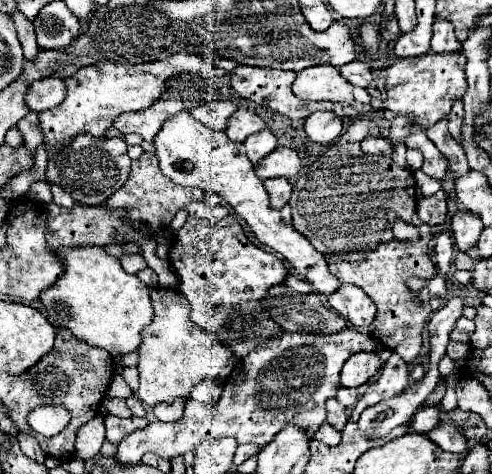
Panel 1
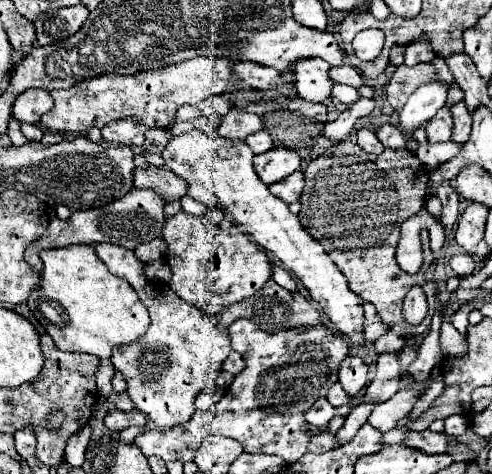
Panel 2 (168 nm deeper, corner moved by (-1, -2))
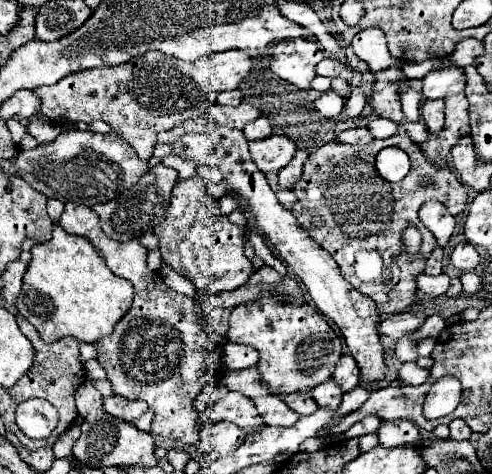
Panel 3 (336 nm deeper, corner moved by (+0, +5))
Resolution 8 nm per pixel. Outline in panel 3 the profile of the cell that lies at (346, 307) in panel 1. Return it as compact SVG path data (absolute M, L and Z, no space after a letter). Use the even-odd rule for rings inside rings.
M410 311L392 315L392 317L384 317L378 325L378 331L380 331L380 335L398 341L402 335L420 329L424 325L426 317L428 317L426 313L410 313Z

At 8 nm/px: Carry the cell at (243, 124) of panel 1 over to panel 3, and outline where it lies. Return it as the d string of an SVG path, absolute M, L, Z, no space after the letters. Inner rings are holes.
M214 103L210 107L210 117L218 127L242 129L246 123L260 117L260 111L256 107L252 107L250 103L240 103L236 107L224 107L224 105Z

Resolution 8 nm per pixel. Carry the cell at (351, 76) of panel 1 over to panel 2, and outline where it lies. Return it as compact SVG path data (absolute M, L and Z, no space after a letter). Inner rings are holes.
M349 64L331 68L331 78L333 78L337 84L347 84L347 86L353 86L353 88L359 88L359 86L363 84L363 78L361 78L361 74L357 72L357 68L355 68L355 66L349 66Z

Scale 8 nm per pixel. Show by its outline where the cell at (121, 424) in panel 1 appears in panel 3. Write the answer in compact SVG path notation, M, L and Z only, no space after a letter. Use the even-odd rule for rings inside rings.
M122 395L104 397L104 411L108 415L114 415L114 417L128 421L128 423L134 423L146 409L148 409L148 405L144 401L130 401Z

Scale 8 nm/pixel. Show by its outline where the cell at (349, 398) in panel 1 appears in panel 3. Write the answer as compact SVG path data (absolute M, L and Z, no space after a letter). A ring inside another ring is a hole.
M328 379L328 381L320 383L318 387L314 387L310 395L312 395L312 399L314 399L320 407L332 409L332 411L338 409L338 405L340 405L340 401L342 401L342 391L336 389L336 385L332 383L332 379Z

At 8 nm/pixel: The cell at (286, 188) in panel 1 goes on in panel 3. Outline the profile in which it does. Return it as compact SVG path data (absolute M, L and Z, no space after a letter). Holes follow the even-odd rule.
M300 149L300 151L294 155L294 159L290 161L290 165L286 165L284 169L280 169L280 171L278 171L280 187L290 189L294 183L298 183L298 181L300 181L300 177L302 177L302 165L304 165L306 157L308 157L308 153L306 153L304 149Z

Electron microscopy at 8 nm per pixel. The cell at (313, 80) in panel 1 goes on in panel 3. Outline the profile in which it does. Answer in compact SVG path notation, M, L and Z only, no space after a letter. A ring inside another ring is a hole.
M288 39L274 43L268 49L268 67L282 81L298 89L310 89L312 79L316 77L314 67L324 59L324 53L316 41L308 39Z

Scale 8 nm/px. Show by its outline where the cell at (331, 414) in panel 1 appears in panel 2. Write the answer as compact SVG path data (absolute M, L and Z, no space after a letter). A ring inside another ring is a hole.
M319 398L307 412L307 422L317 428L325 428L333 416L335 416L335 406L331 406L325 398Z

